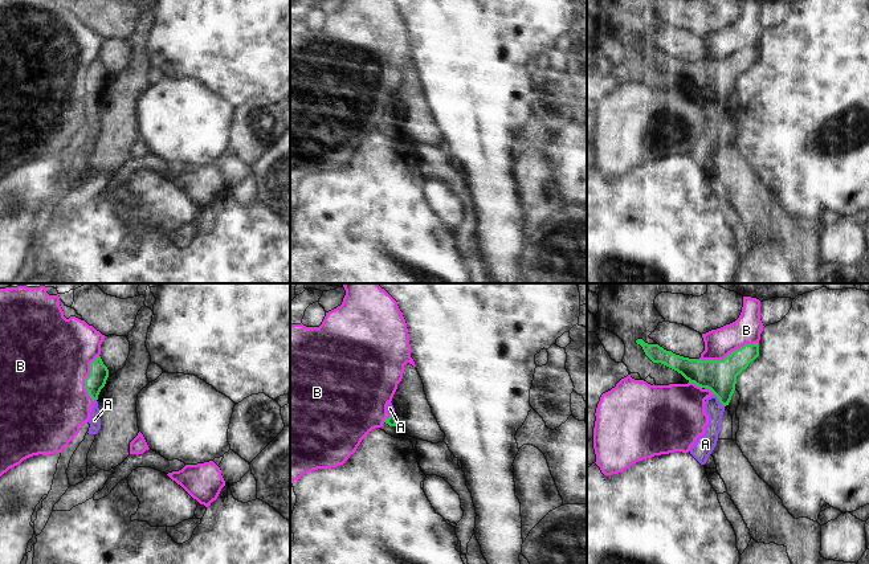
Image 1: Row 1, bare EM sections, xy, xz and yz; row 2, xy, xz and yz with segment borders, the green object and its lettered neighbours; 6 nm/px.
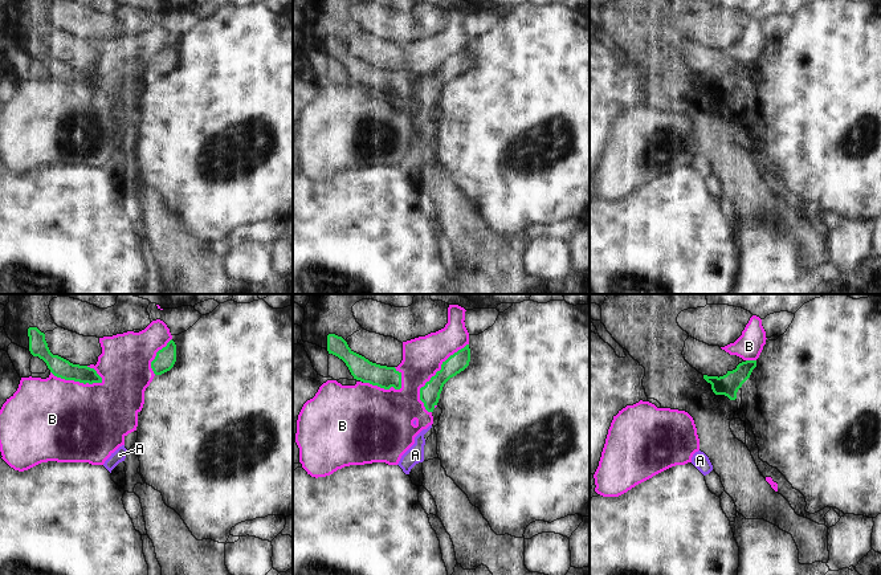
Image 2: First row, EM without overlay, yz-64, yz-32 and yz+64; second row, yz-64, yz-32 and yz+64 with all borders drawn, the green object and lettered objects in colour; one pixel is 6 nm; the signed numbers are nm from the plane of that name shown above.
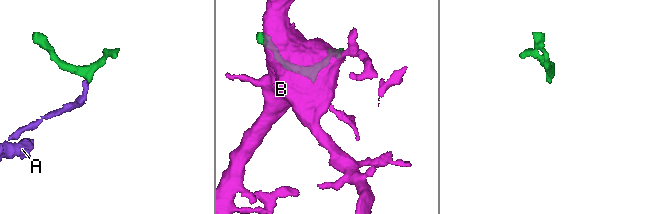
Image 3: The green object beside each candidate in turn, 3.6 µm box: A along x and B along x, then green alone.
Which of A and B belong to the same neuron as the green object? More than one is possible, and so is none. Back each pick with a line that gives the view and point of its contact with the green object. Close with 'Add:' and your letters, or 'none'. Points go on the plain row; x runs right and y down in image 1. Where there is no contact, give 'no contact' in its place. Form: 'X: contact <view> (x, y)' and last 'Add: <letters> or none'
A: contact yz (718, 102)
Add: A

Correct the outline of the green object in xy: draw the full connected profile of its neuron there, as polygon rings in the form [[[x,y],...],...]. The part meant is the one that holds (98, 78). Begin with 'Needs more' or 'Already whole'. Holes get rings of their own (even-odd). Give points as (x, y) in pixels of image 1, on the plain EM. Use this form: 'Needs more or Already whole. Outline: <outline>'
Already whole. Outline: [[[97,60],[95,64],[90,66],[90,78],[85,82],[85,93],[93,105],[98,103],[98,98],[105,90],[107,81],[109,73],[101,60]]]

